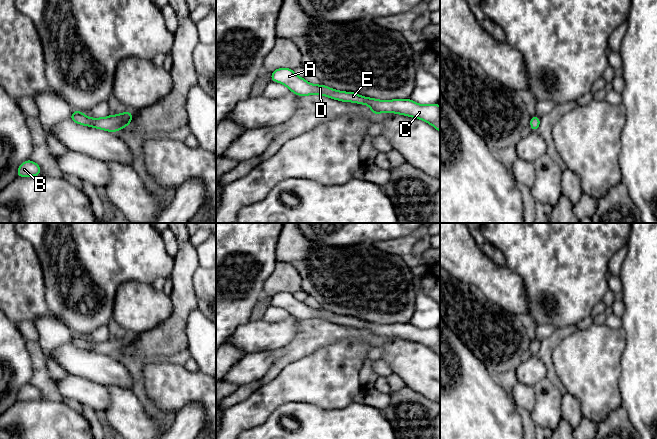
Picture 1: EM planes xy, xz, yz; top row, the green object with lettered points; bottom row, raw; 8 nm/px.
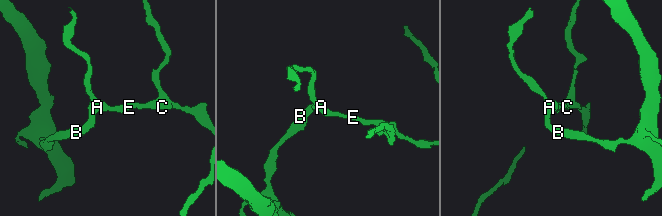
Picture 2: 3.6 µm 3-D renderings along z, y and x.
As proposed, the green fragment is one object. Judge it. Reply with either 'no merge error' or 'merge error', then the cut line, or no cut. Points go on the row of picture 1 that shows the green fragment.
no merge error; cut none

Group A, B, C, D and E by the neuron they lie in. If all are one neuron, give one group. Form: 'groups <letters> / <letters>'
groups A B C D E

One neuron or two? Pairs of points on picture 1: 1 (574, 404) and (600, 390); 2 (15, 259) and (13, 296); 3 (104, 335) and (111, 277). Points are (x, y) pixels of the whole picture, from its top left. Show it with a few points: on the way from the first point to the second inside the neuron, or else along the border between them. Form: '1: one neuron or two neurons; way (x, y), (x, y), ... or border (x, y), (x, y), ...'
1: two neurons; border (567, 391), (579, 401), (582, 415)
2: one neuron; way (13, 268), (13, 287)
3: two neurons; border (106, 324), (94, 329), (86, 336)

